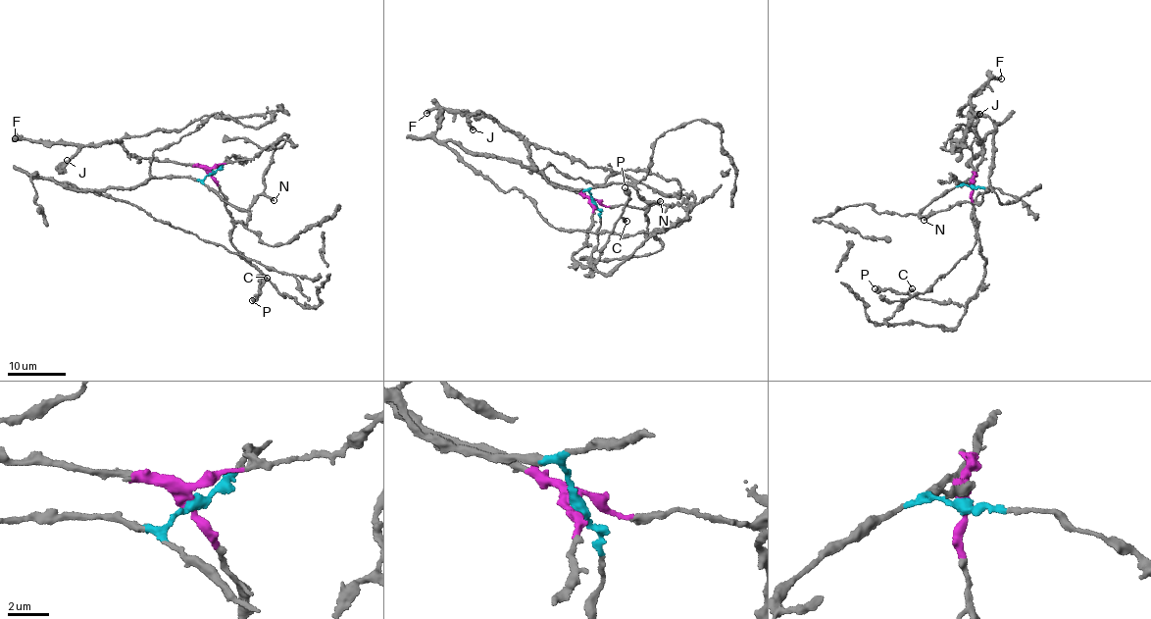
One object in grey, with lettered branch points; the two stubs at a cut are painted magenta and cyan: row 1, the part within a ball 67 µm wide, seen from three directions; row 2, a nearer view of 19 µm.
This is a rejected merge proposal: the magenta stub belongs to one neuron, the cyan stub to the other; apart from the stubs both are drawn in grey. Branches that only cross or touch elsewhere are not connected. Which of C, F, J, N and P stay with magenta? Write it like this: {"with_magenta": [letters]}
{"with_magenta": ["C", "F", "J", "P"]}

